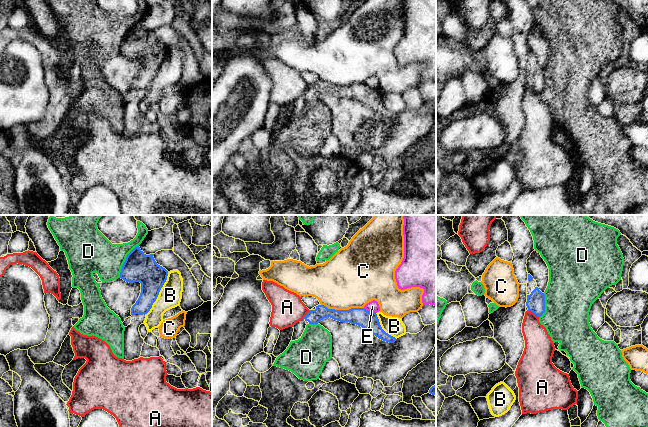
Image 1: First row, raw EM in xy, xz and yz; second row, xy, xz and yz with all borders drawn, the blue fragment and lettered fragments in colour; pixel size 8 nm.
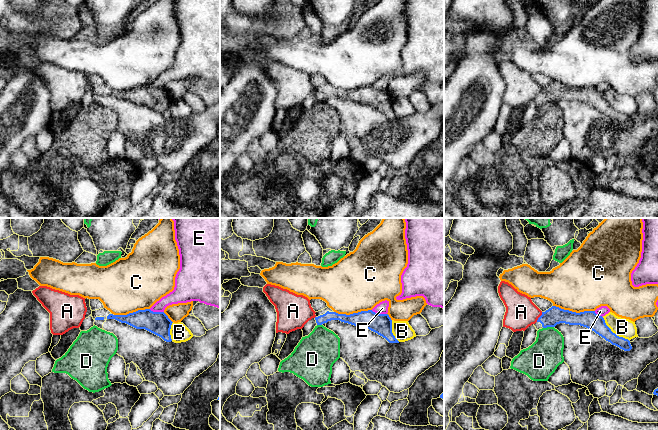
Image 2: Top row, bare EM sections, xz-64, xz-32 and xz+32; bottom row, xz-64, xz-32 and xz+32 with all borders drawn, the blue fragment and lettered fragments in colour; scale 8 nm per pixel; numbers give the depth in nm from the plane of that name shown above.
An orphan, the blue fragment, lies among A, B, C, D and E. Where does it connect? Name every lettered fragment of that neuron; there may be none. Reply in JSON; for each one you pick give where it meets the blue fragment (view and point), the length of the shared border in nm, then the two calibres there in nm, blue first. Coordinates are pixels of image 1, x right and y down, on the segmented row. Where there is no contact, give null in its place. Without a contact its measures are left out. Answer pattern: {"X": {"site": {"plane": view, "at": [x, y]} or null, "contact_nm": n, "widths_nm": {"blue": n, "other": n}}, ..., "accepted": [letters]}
{"accepted": []}

